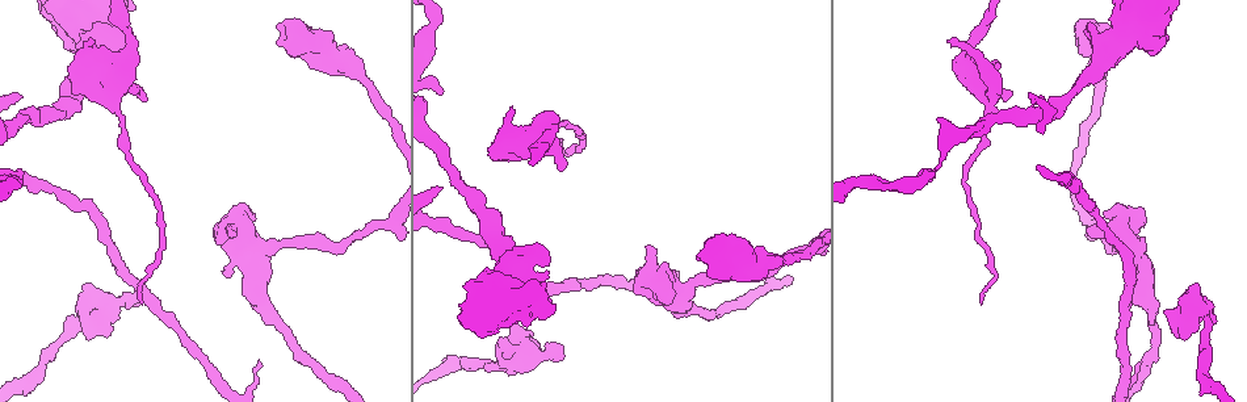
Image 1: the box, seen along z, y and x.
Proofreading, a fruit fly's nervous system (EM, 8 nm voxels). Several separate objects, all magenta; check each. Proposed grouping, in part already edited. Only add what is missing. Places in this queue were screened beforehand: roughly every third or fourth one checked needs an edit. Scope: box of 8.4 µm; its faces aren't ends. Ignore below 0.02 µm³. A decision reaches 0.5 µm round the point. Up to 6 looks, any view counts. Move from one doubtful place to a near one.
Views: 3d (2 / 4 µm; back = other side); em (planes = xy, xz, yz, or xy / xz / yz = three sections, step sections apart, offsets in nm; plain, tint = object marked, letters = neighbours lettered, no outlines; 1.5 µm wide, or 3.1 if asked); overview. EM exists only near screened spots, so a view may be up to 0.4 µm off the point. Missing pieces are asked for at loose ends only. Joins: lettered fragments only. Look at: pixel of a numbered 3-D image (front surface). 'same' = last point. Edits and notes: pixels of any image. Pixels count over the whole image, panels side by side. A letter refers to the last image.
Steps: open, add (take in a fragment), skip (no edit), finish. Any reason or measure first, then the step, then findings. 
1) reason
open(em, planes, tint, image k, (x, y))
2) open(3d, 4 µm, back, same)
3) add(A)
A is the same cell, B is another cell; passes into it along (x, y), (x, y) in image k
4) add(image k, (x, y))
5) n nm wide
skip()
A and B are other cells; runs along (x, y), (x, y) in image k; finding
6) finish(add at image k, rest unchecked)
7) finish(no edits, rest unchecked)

open(3d, 4 µm, image 1, (21, 168))

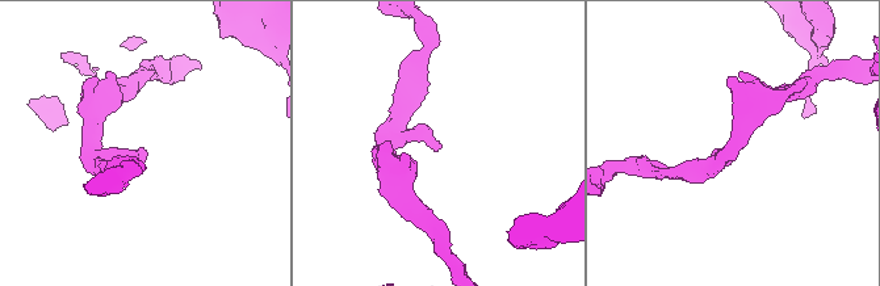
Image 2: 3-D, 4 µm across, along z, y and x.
open(em, xy, step 4, tint, image 2, (142, 149))

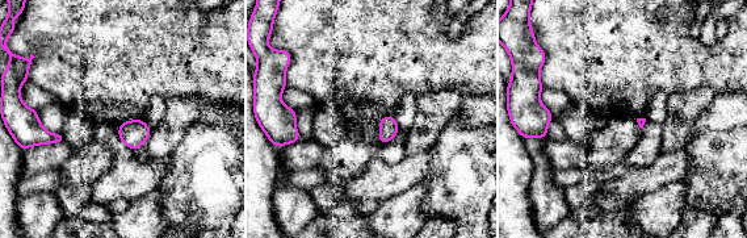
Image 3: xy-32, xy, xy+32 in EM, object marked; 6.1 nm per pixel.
see the neighbours
open(em, xy, step 4, letters, same)

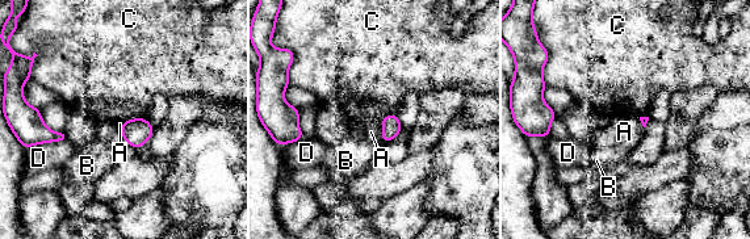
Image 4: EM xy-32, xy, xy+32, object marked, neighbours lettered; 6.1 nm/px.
skip()
A, B, C and D are other cells; none of them fits

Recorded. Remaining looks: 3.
branch stops here
open(3d, 4 µm, image 1, (561, 169))

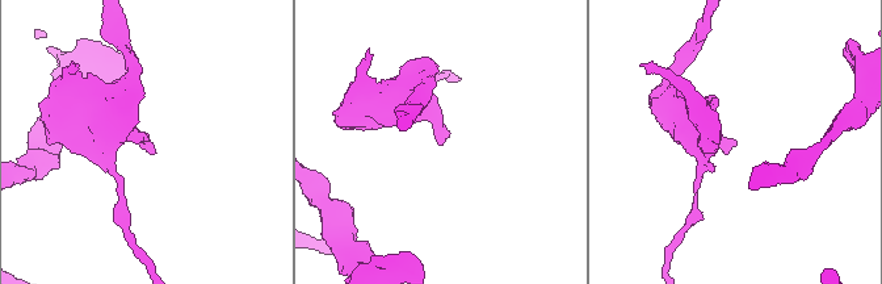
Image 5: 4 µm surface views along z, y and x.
open(em, planes, letters, image 5, (730, 139))

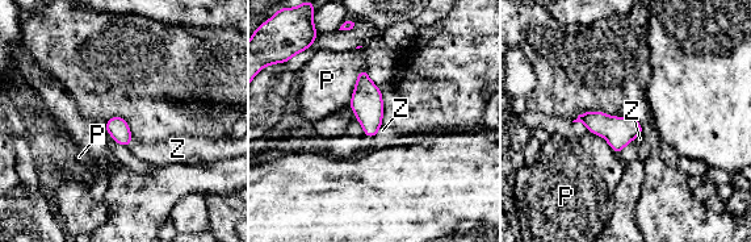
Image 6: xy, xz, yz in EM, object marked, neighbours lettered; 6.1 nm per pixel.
130 nm wide
skip()
P and Z are other cells; border along (131, 136), (129, 147) in image 6; no lettered fragment goes on from it

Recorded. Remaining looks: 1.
branch stops here
open(em, planes, letters, image 1, (235, 233))

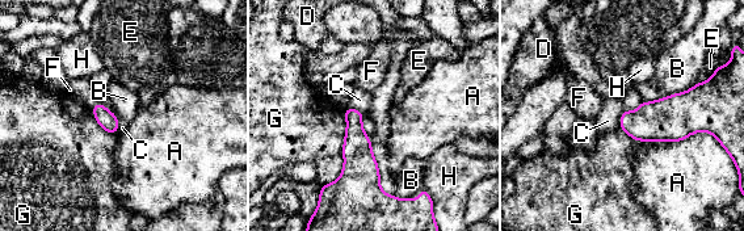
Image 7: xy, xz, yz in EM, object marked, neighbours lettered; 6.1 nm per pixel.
skip()
A, B, C, D, E, F, G and H are other cells; border along (347, 106), (356, 108), (365, 114) in image 7; no lettered fragment goes on from it

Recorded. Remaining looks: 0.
finish(no edits, rest unchecked)

